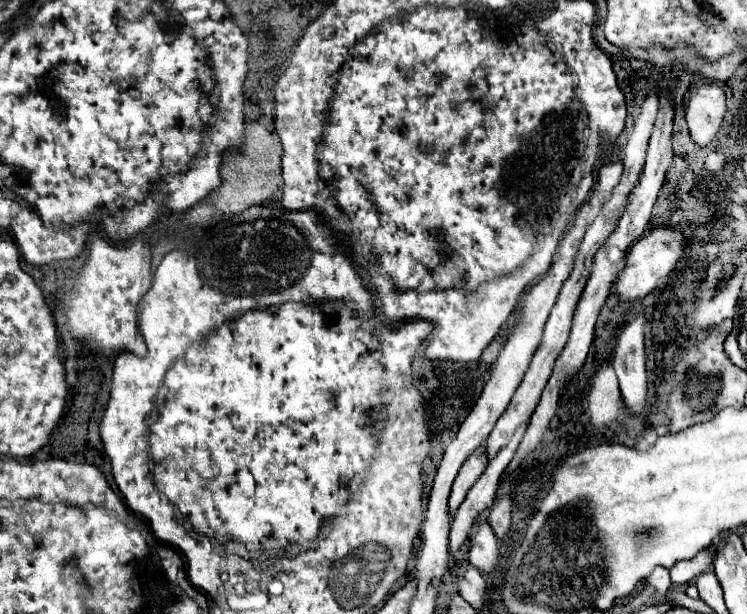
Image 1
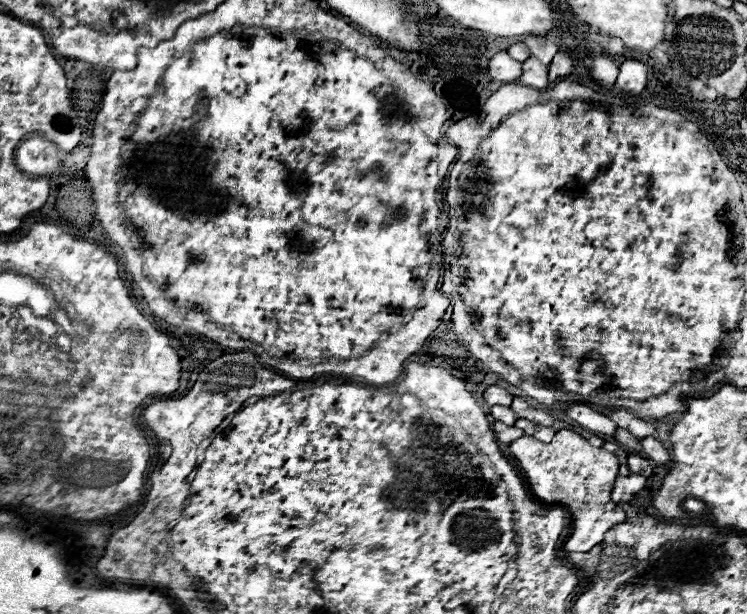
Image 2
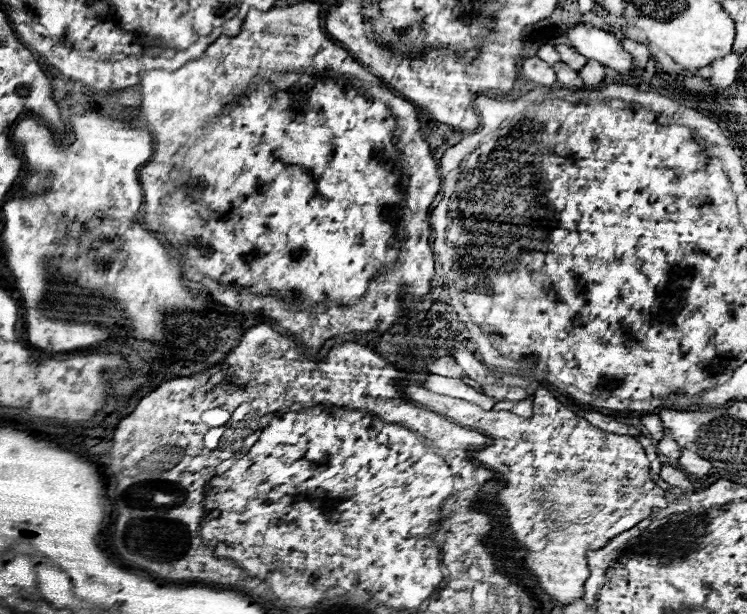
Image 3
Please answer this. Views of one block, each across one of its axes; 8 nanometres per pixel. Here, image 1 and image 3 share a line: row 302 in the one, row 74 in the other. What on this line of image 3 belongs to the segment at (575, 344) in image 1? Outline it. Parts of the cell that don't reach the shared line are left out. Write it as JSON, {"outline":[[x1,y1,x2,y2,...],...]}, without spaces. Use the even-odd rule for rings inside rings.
{"outline":[[588,60,586,68,582,68,578,74,580,74,580,78,584,80,586,86,598,86,604,78,604,66,598,64,596,60]]}

